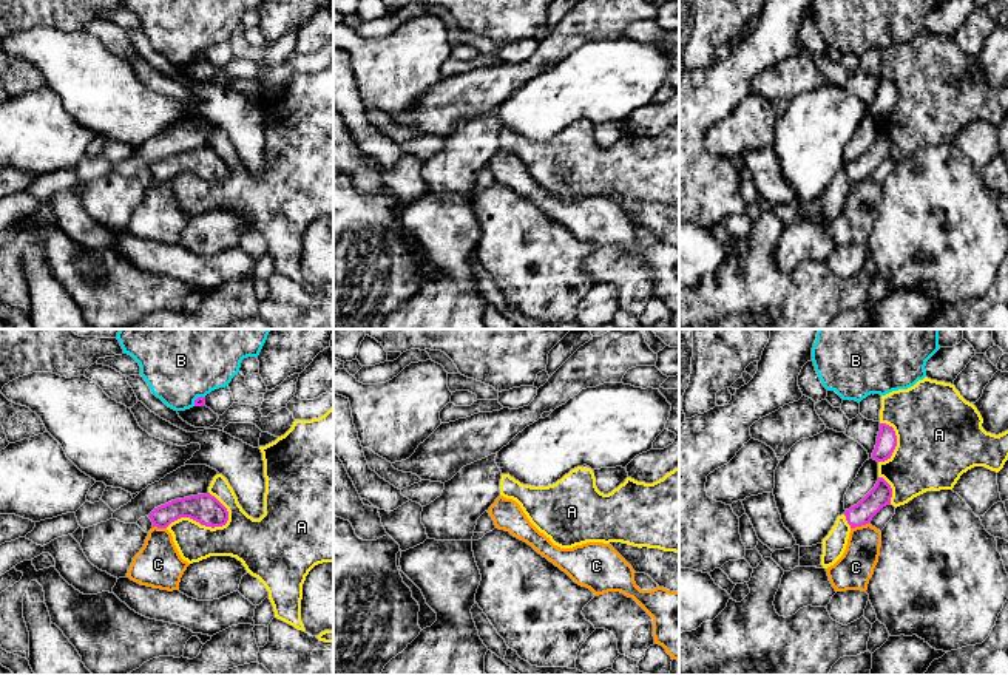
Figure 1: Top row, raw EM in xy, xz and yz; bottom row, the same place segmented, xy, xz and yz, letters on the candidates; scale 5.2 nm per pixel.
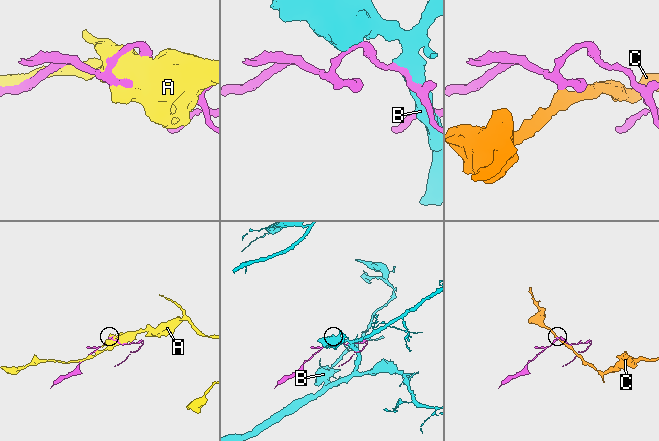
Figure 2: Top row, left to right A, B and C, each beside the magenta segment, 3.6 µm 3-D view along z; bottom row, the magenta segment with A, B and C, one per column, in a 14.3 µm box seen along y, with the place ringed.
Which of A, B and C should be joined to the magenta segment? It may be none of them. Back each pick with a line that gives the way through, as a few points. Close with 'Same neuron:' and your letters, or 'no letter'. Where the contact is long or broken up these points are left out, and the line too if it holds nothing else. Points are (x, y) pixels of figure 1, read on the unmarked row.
Same neuron: no letter

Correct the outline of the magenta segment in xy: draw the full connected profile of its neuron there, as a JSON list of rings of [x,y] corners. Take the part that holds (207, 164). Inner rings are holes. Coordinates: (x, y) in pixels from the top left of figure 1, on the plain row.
[[[210,147],[171,154],[154,162],[150,170],[153,181],[167,182],[181,171],[190,171],[205,181],[222,181],[228,175],[227,162]]]

